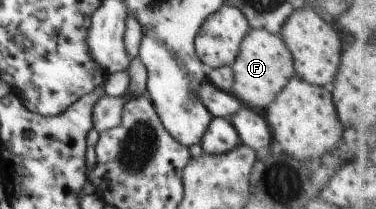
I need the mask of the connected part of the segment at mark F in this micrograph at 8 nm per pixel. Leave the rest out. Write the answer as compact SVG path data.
M250 29L241 42L238 56L232 64L235 76L233 95L244 106L267 109L278 93L295 76L293 56L280 34L264 29Z

